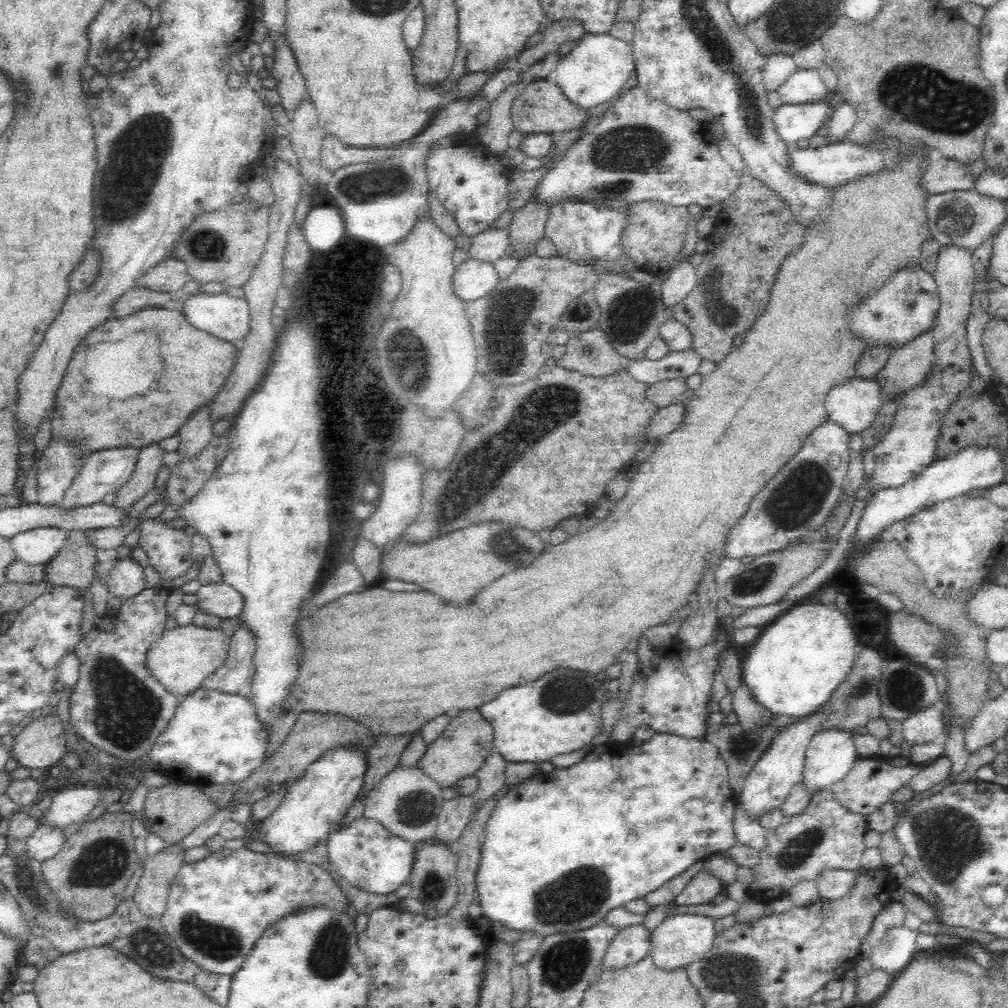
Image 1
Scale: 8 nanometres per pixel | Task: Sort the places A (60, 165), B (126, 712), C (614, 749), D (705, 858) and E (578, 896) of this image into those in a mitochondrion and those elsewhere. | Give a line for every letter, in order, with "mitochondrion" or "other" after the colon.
A: other
B: mitochondrion
C: other
D: other
E: mitochondrion

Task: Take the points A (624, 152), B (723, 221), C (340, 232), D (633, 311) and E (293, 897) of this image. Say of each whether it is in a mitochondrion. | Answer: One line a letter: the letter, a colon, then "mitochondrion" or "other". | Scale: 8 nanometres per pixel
A: mitochondrion
B: other
C: other
D: mitochondrion
E: other

